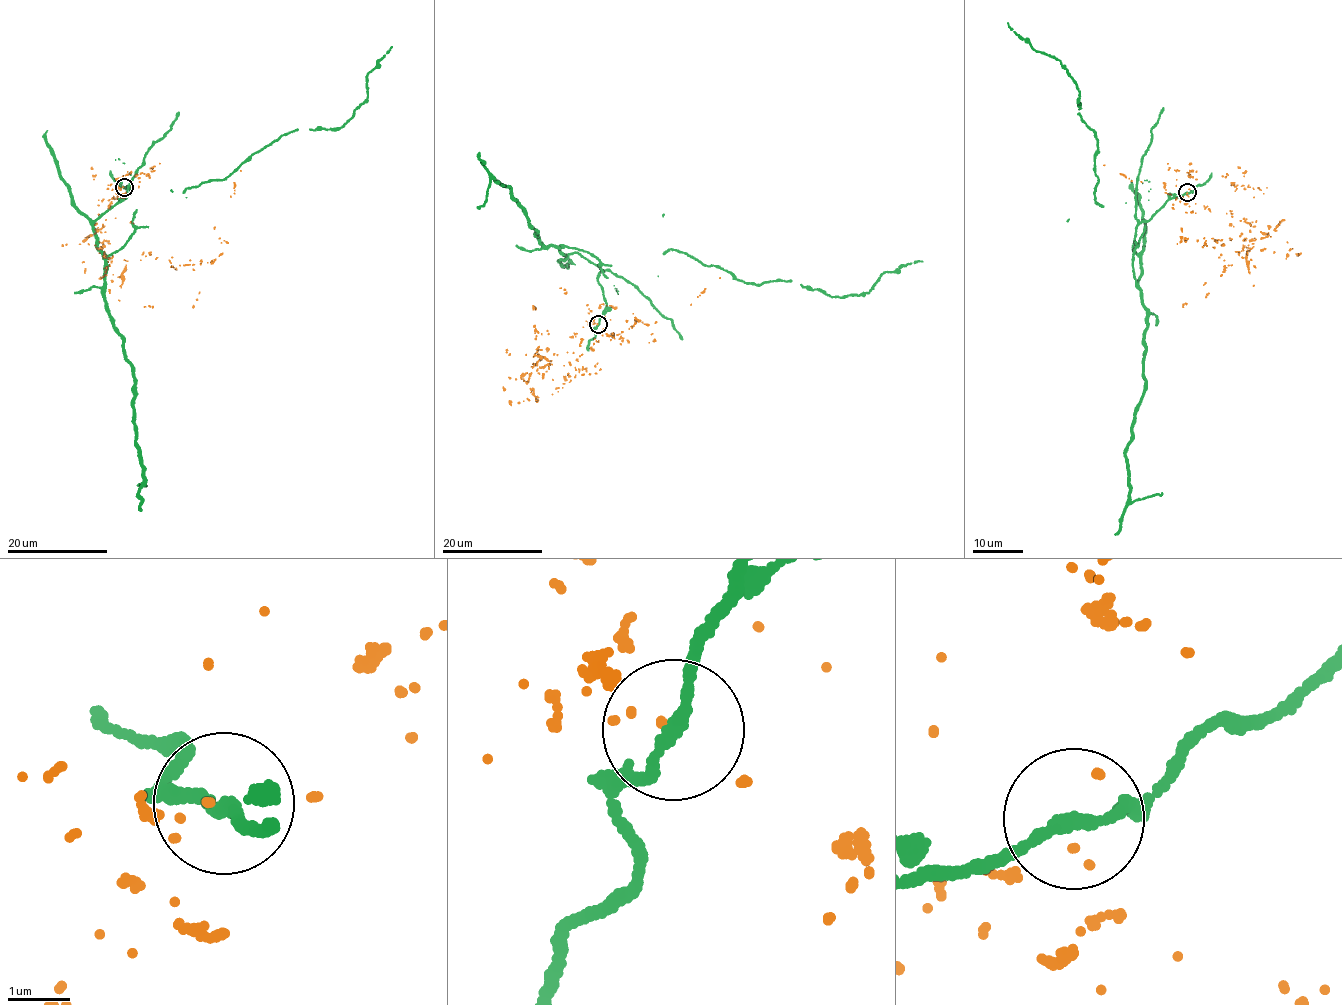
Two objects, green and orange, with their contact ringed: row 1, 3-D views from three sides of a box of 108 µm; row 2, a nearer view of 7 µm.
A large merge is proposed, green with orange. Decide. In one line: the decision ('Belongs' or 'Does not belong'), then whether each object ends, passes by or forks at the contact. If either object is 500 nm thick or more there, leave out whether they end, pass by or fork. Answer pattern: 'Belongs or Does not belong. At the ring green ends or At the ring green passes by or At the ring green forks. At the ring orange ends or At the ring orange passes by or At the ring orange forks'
Does not belong. At the ring green passes by. At the ring orange ends

